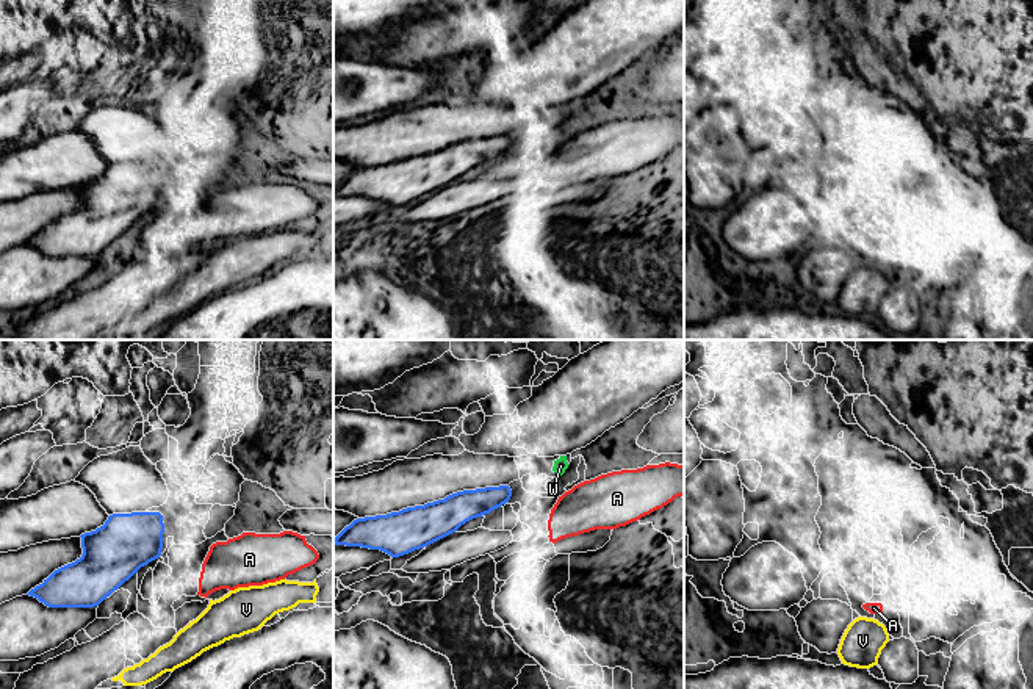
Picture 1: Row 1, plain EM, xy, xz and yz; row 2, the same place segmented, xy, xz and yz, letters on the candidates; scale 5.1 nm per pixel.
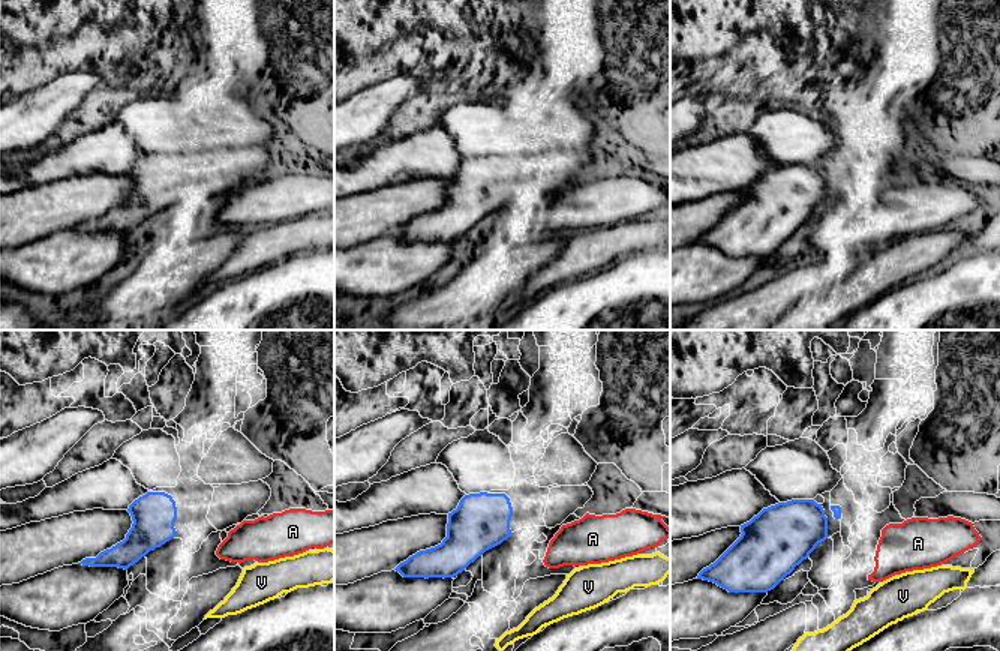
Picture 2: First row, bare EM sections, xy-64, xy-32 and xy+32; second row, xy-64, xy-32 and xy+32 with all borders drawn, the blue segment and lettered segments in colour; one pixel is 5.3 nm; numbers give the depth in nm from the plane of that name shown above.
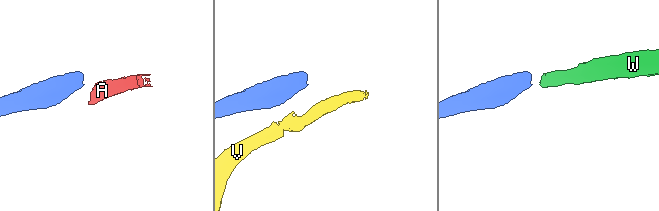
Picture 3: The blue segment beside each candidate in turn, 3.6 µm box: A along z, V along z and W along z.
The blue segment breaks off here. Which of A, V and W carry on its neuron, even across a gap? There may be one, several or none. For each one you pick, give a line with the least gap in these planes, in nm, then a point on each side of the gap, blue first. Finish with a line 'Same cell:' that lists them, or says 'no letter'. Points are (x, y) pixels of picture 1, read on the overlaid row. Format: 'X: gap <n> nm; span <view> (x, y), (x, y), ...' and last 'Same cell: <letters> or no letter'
Same cell: no letter

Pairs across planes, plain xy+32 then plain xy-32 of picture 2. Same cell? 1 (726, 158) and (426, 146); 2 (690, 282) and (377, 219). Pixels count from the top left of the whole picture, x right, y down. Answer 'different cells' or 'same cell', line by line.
1: same cell
2: different cells

